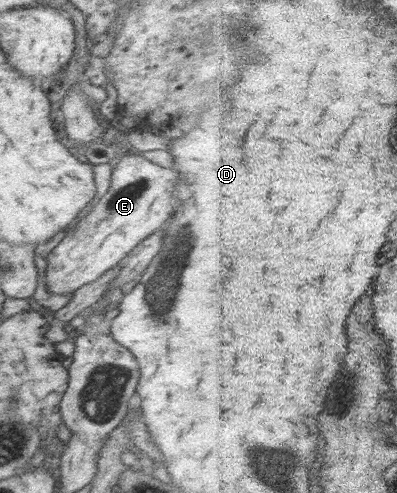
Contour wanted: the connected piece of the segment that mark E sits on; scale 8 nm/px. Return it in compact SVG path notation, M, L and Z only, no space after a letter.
M133 152L122 156L112 169L108 192L86 217L70 226L74 232L68 234L48 254L44 281L49 293L61 296L73 294L79 287L96 281L125 259L143 239L152 235L158 227L164 226L168 217L178 209L176 205L180 203L174 197L176 179L176 171L154 164L141 153Z

